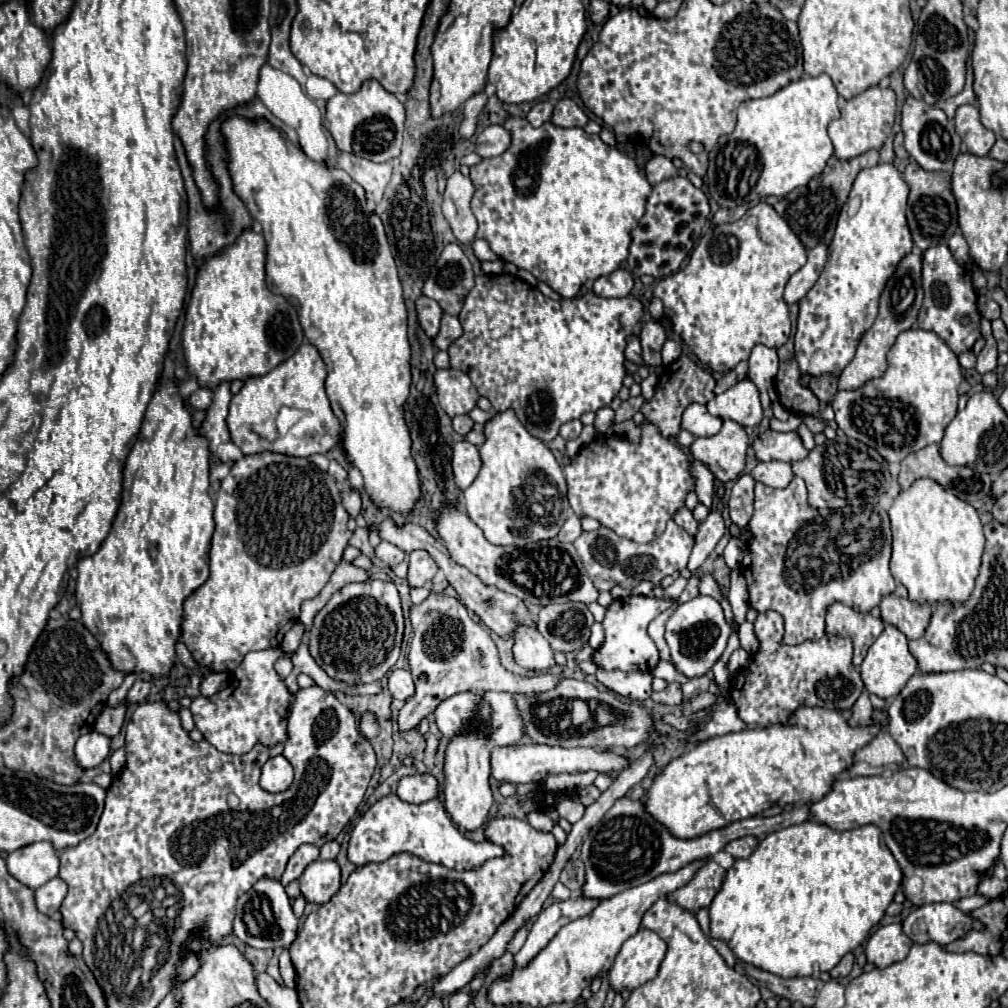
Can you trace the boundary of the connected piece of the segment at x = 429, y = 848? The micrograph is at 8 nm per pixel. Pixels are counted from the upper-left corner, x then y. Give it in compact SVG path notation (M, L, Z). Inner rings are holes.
M390 793L376 801L356 823L348 843L348 861L356 867L368 863L380 863L398 853L412 853L428 863L438 863L448 869L464 871L480 867L486 859L508 855L504 847L484 841L472 843L466 839L448 819L442 799L432 799L420 805L404 803L396 793Z

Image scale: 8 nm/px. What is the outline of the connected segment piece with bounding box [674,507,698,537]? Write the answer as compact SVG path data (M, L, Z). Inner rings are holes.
M684 507L684 509L680 509L676 515L674 515L674 521L684 529L684 531L688 531L688 535L696 535L698 533L698 523L696 523L696 519L692 517L692 513Z

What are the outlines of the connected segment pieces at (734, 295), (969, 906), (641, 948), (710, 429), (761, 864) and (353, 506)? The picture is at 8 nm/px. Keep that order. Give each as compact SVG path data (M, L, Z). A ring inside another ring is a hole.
M758 203L748 213L734 221L716 225L712 231L702 235L698 247L692 251L686 269L664 277L656 289L654 297L664 303L664 315L670 317L674 331L686 341L686 345L698 355L698 359L712 371L726 373L734 369L740 361L748 359L754 345L762 343L766 347L778 349L790 337L790 311L784 301L784 287L792 273L796 273L806 263L806 247L800 243L798 235L788 227L788 223L770 207L768 203Z
M974 895L972 897L964 898L958 900L955 905L958 907L960 910L969 913L972 912L973 910L987 904L990 901L990 899L981 896L981 895Z
M640 927L640 931L634 937L630 937L616 955L616 961L608 973L612 989L622 991L644 985L658 973L664 955L664 939L660 939L656 931Z
M690 403L682 415L682 429L690 431L694 437L712 437L720 431L722 419L708 415L706 405Z
M806 821L806 823L800 823L800 825L792 825L792 827L770 833L766 839L762 839L758 843L756 851L748 859L738 859L732 865L732 869L726 873L722 889L718 891L718 895L714 897L714 901L708 909L710 911L710 931L712 931L712 937L726 941L728 947L734 951L734 955L738 959L742 959L744 963L750 963L758 969L770 971L770 973L780 975L780 977L810 977L814 973L830 971L834 965L838 965L838 961L846 953L854 951L868 937L870 929L874 925L878 925L880 919L884 917L884 913L886 913L888 905L892 903L894 893L898 891L900 883L902 883L900 865L896 863L894 855L888 851L888 847L884 843L884 837L882 837L882 831L876 825L862 825L862 827L850 829L850 831L836 831L828 825Z
M352 491L352 493L342 493L342 503L346 507L346 511L350 513L350 517L358 517L360 513L360 493Z

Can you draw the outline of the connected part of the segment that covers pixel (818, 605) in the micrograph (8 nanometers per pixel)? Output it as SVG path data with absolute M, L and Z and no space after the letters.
M794 477L786 489L756 483L754 515L748 529L752 533L748 543L748 569L752 573L752 579L748 579L750 607L758 613L780 613L786 629L784 643L788 645L824 637L826 609L834 601L866 613L896 587L888 567L890 521L880 505L848 505L822 517L818 509L808 505L806 485L800 477Z

